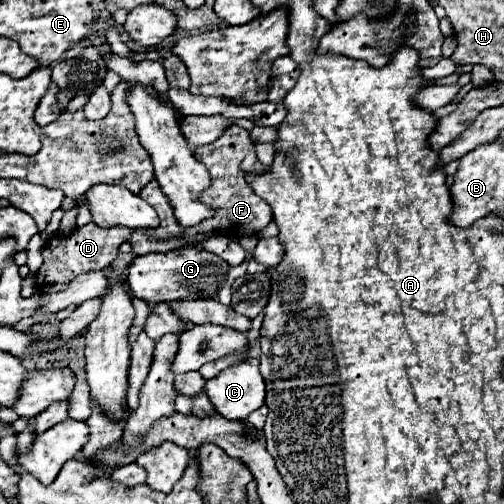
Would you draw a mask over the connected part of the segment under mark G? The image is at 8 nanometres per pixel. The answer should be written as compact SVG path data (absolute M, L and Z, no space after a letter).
M184 247L168 253L146 253L138 255L128 273L128 287L134 297L148 303L168 303L178 299L216 299L220 287L226 283L230 265L220 261L214 253L198 247Z

